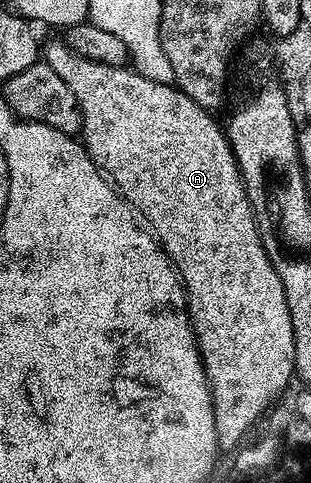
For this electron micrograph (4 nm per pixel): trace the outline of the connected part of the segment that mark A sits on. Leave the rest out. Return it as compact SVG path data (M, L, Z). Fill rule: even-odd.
M62 39L44 43L41 48L42 59L54 72L61 74L65 86L73 90L77 98L77 106L81 110L83 127L81 129L81 143L87 153L93 158L98 168L102 168L103 175L115 185L120 196L135 209L136 213L145 221L156 240L163 246L175 269L179 271L179 278L183 282L183 289L187 292L187 312L191 316L191 328L195 332L195 340L199 343L199 356L203 360L203 368L207 372L207 382L211 389L211 401L215 407L215 429L219 439L220 449L235 450L244 443L245 437L256 427L257 421L268 411L270 404L279 396L279 391L290 382L295 370L295 343L293 342L293 322L289 318L289 302L285 298L285 290L281 286L281 278L277 278L277 270L273 270L273 262L265 254L265 246L259 237L259 227L255 224L255 211L247 197L247 188L243 184L243 176L235 164L235 155L231 143L227 141L226 131L214 120L208 109L197 106L193 98L189 98L180 88L161 82L153 82L145 78L134 67L115 67L105 65L100 61L86 60Z

